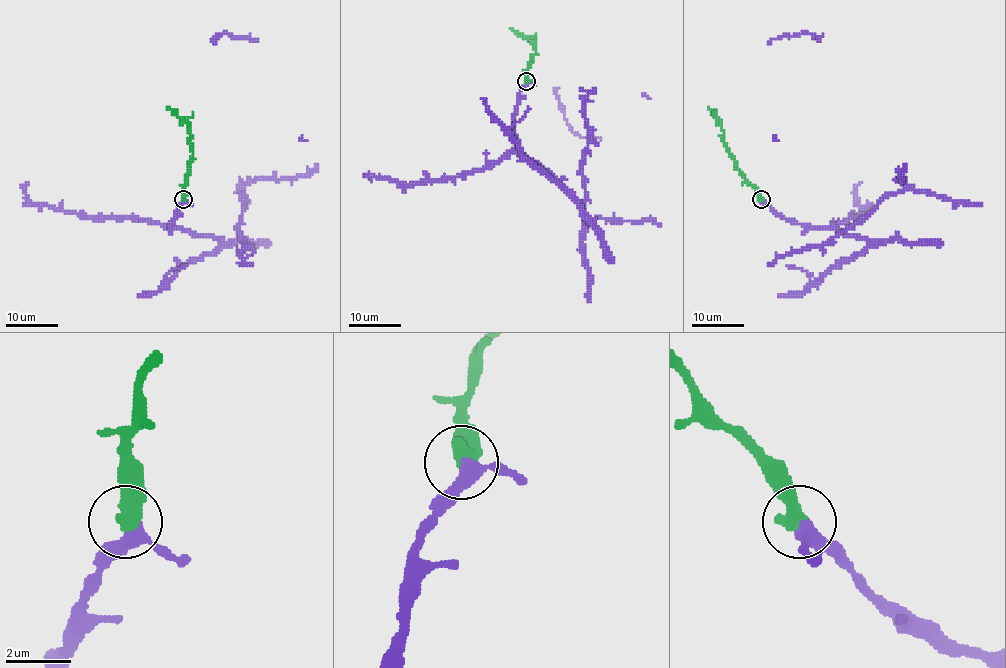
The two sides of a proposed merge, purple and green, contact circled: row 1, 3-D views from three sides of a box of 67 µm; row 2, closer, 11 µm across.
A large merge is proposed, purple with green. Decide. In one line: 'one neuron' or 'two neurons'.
one neuron

